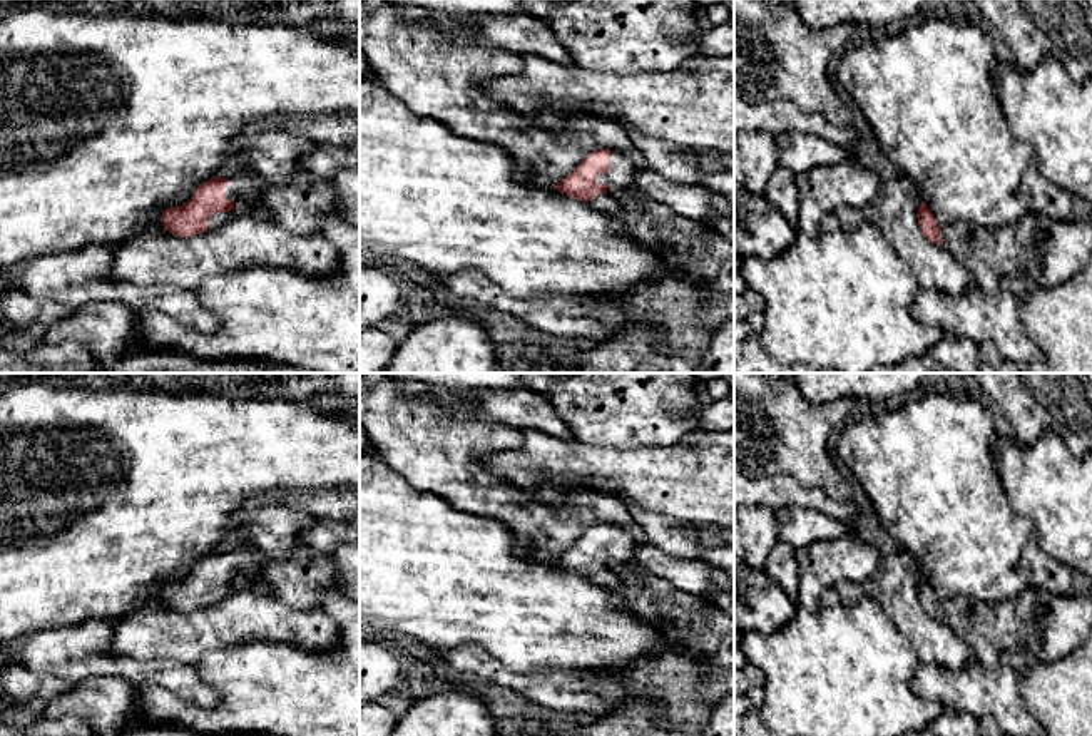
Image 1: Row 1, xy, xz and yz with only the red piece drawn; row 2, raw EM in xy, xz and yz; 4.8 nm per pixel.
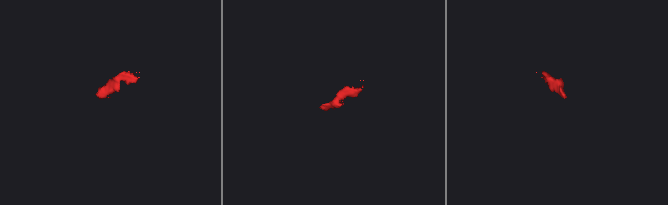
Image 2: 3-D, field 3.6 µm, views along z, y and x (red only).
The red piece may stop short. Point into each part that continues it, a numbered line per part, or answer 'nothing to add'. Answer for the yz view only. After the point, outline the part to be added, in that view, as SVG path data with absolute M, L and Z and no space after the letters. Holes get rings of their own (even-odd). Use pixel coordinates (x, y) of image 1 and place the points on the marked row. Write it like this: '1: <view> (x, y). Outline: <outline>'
1: yz (1034, 253). Outline: M1037 212L1002 227L940 224L940 238L987 294L1012 293L1018 301L1067 283L1092 258L1092 221L1057 221Z

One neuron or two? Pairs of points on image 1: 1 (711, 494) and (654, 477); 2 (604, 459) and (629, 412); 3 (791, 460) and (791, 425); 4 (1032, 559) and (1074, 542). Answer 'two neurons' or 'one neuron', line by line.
1: one neuron
2: two neurons
3: one neuron
4: two neurons

